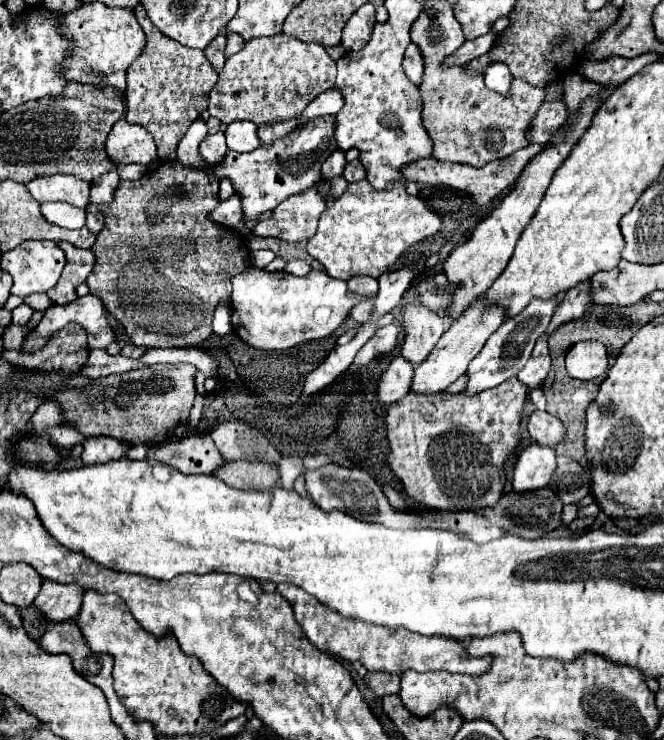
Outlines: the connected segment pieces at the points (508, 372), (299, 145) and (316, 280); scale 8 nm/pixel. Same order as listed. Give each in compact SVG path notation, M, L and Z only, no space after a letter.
M553 297L553 299L547 299L547 301L531 301L531 305L527 305L527 309L523 309L523 313L519 313L517 317L505 319L501 323L501 327L487 339L481 353L469 363L469 367L465 371L467 385L465 385L465 389L461 393L471 397L475 393L497 387L503 381L515 377L525 367L525 363L527 363L527 359L529 359L529 355L531 355L531 351L535 347L535 341L547 329L549 321L551 321L551 315L553 315L555 307L559 305L559 301L561 301L561 297Z
M315 117L315 119L305 121L303 125L295 127L287 137L281 137L267 147L261 145L251 153L227 151L227 155L223 157L221 163L211 165L199 153L197 121L193 121L177 145L177 161L181 161L181 165L191 165L197 169L199 169L199 165L207 165L207 169L211 169L211 173L215 173L215 177L219 181L223 177L231 181L235 193L241 199L241 207L243 207L243 219L235 227L235 235L245 237L247 221L253 221L259 215L273 211L287 197L317 185L321 181L323 161L337 149L339 147L335 145L335 117L319 117L319 119Z
M247 267L243 273L235 275L231 279L233 283L233 293L231 293L231 325L233 331L251 347L255 349L265 349L265 351L273 351L273 349L291 349L299 343L305 341L315 341L315 339L323 339L329 337L349 315L349 311L363 299L363 295L355 295L347 289L345 281L335 281L333 277L327 277L325 271L321 269L313 269L309 275L305 277L295 277L291 273L279 271L279 273L267 273L263 269L257 267Z

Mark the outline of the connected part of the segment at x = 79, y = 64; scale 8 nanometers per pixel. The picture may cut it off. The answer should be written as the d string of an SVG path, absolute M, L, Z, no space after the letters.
M85 3L77 11L59 17L59 31L75 43L71 57L59 65L59 69L63 69L63 79L101 89L113 87L121 95L125 93L125 71L145 47L145 33L135 21L131 9L111 9L99 3Z

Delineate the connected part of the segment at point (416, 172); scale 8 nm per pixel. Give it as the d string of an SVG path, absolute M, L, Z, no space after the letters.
M529 145L521 151L515 151L511 157L505 157L501 161L491 161L487 163L485 167L469 167L469 165L457 165L457 163L441 163L441 161L435 161L435 159L427 159L427 161L417 161L415 165L407 165L407 169L403 169L403 173L407 175L409 181L415 181L415 183L421 183L421 185L445 185L445 187L451 187L451 189L457 189L465 195L469 195L475 205L485 205L489 203L491 199L495 199L501 191L505 191L507 187L511 187L521 171L525 169L525 165L531 161L531 157L535 157L539 151L543 151L545 145Z

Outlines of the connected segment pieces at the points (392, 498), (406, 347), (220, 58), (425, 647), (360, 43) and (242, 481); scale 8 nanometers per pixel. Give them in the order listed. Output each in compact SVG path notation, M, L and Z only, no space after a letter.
M383 485L383 491L385 491L385 495L387 495L387 499L389 499L389 503L391 503L393 507L397 507L397 509L405 509L405 501L403 501L403 497L401 497L391 485Z
M405 305L403 307L403 327L405 327L405 343L401 347L401 355L411 363L423 363L431 349L437 345L439 337L445 333L445 321L427 307Z
M219 33L219 37L215 37L215 41L211 41L211 45L207 45L207 49L205 49L205 55L207 55L207 59L209 59L209 63L215 67L215 71L219 73L221 69L223 69L223 65L225 65L225 33Z
M375 627L367 633L367 649L363 649L363 657L359 663L367 667L367 671L387 671L387 673L401 673L407 669L425 673L425 671L449 671L449 673L467 673L467 675L483 675L489 671L491 657L471 659L465 653L461 641L451 641L445 637L423 637L417 633L409 633L407 629L383 629Z
M365 3L345 23L341 45L347 51L363 49L367 45L367 41L371 39L373 25L375 25L375 5L373 3Z
M233 461L221 467L215 473L221 481L229 487L241 491L255 491L255 489L271 489L279 483L279 469L273 463L265 461Z

